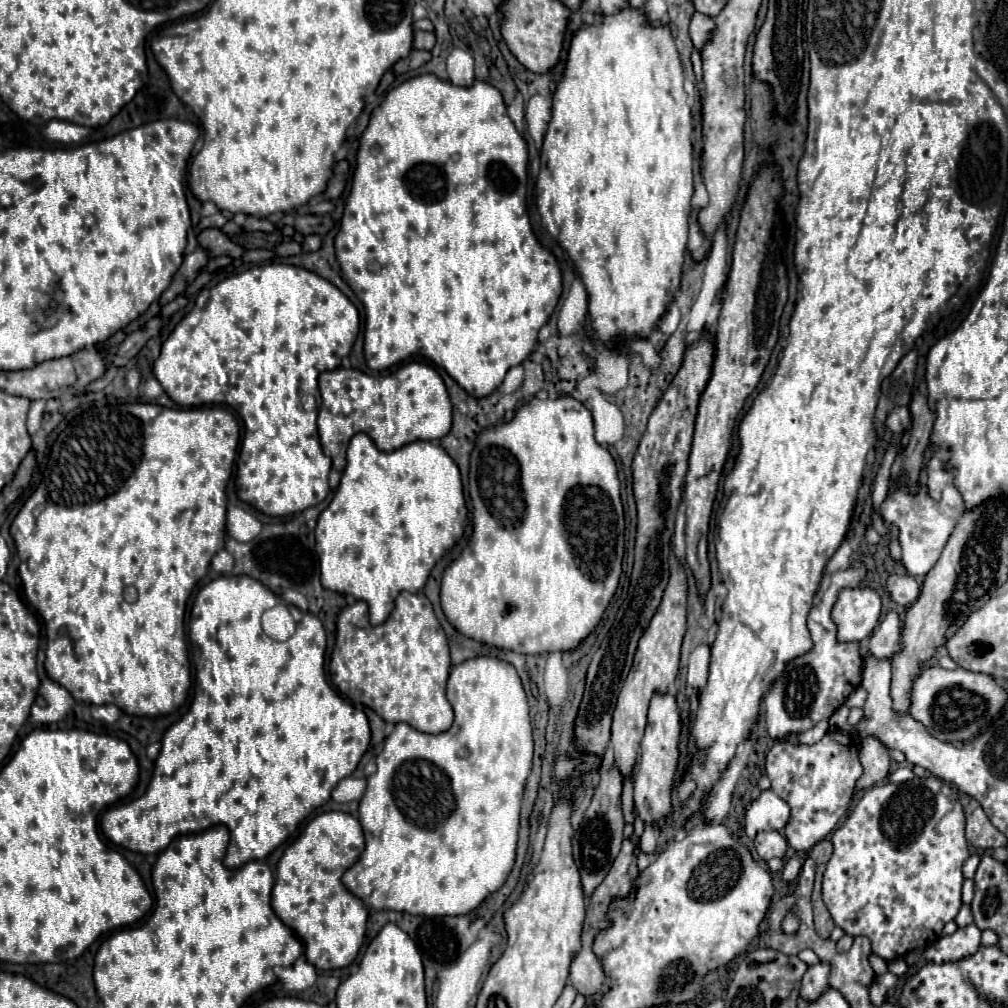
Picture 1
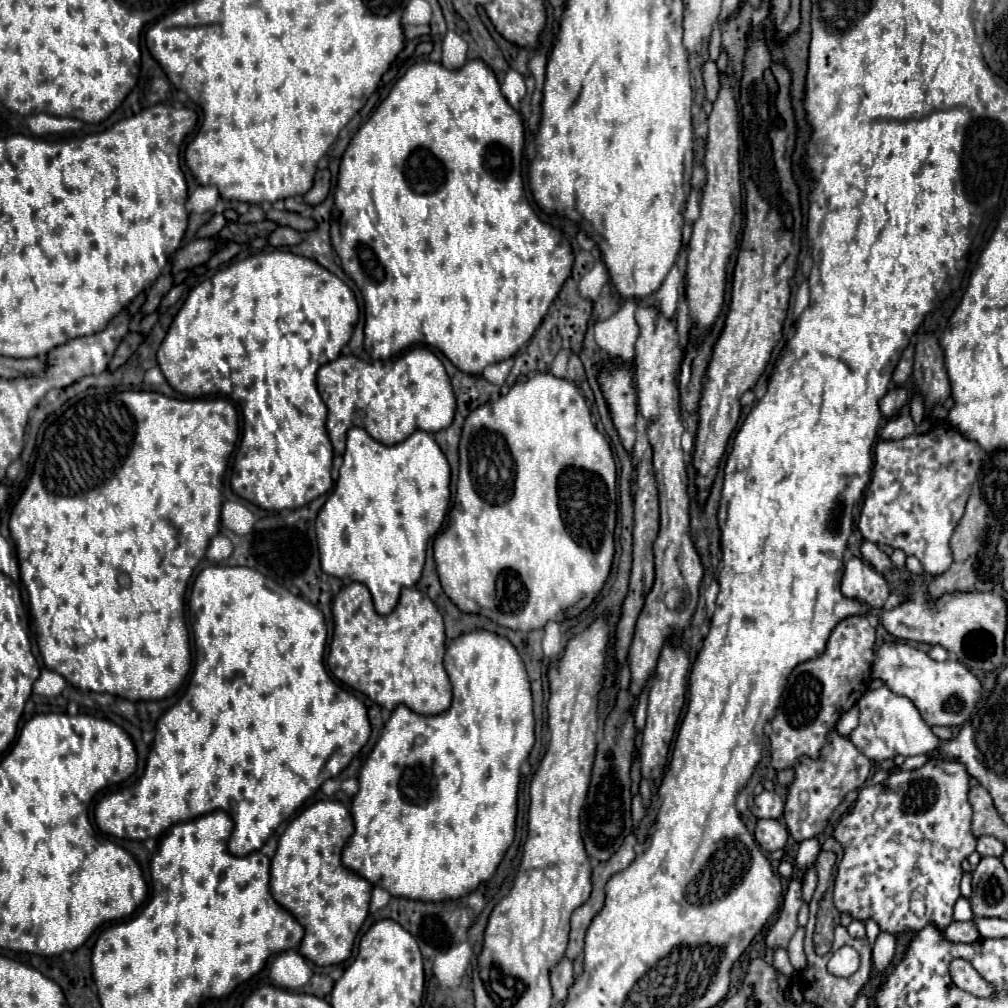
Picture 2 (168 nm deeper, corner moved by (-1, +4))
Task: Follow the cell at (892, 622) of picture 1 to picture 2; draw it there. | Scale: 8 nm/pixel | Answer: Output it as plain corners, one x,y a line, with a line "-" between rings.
900,642
880,646
876,656
878,658
874,660
872,676
882,678
886,686
898,696
912,700
928,726
960,726
972,716
982,694
982,684
958,660
936,662
926,652

